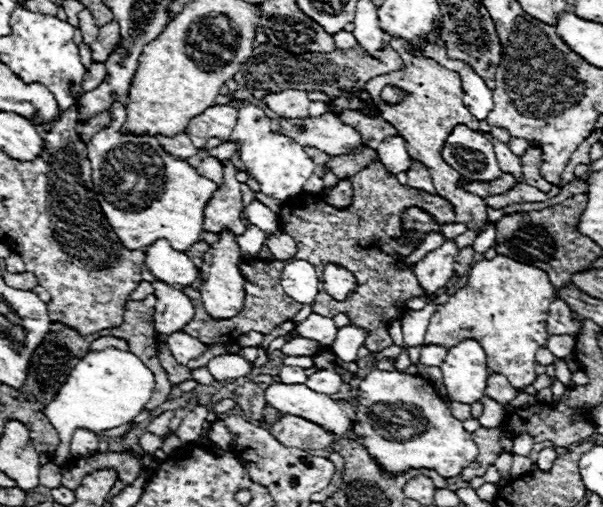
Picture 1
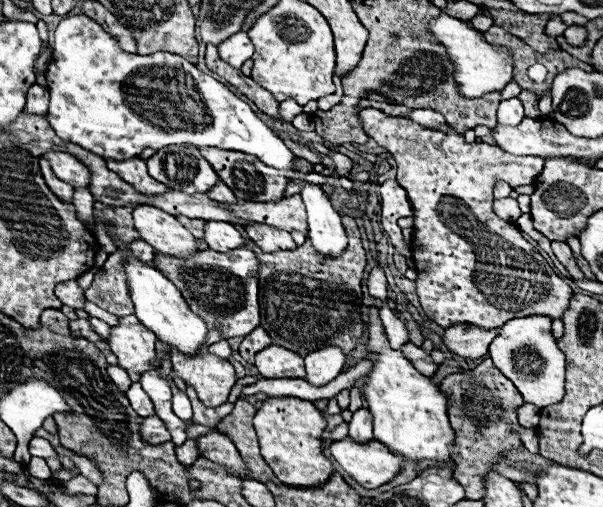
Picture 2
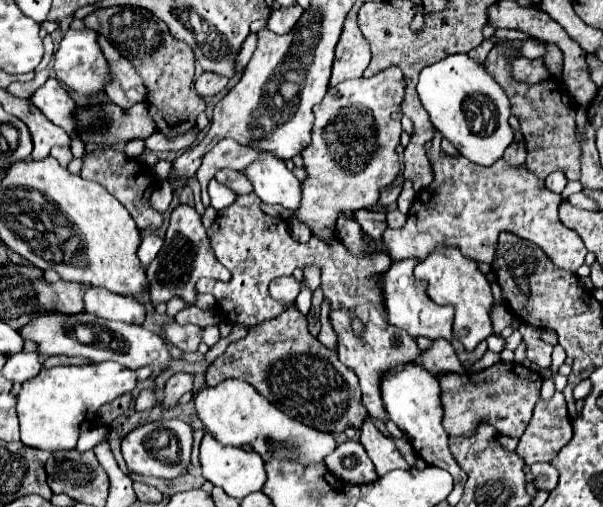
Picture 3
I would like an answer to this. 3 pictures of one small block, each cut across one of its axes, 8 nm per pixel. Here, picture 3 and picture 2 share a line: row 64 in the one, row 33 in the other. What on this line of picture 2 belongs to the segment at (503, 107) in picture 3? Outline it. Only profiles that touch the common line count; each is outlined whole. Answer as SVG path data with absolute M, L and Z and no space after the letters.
M440 14L438 18L430 20L428 32L446 48L446 54L450 56L450 62L454 64L456 88L464 98L480 98L490 92L500 92L512 80L514 58L508 52L508 48L488 42L482 36L482 32L474 30L468 22Z

